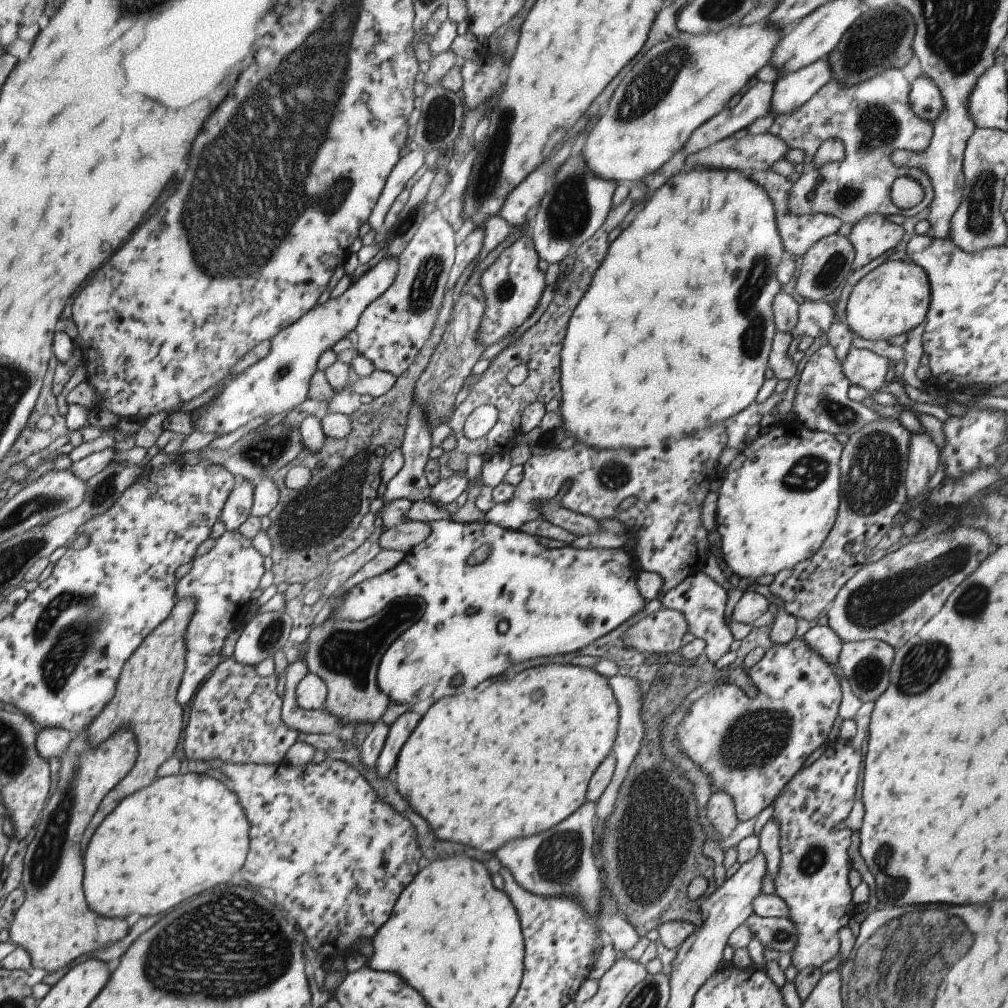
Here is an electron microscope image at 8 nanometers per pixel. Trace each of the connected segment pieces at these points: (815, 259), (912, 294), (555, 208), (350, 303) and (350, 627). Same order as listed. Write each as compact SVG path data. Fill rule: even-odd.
M836 233L822 238L822 240L813 244L806 254L803 254L802 266L798 269L798 280L796 280L797 293L802 298L806 298L806 301L827 302L828 296L836 288L844 286L848 276L855 271L852 268L855 258L856 252L854 252L854 246L850 244L849 237Z
M886 259L854 286L848 296L844 322L861 338L887 341L924 323L929 302L930 284L926 270L912 261Z
M580 151L570 154L570 158L558 168L550 188L542 196L539 208L532 216L529 235L540 258L552 262L560 262L566 256L574 254L586 240L594 236L594 232L604 224L612 204L612 196L618 184L612 180L598 178L584 164Z
M384 257L352 283L342 295L310 308L294 324L283 328L276 337L272 337L271 348L265 358L234 375L230 383L222 386L219 396L190 413L194 430L222 436L238 430L256 417L266 416L269 420L284 411L290 412L304 402L308 398L310 380L317 371L316 364L320 356L340 340L353 337L360 317L368 305L392 286L400 266L398 257Z
M409 597L386 605L380 612L361 621L332 620L330 616L321 624L310 628L307 651L303 661L310 673L319 676L327 686L327 699L322 708L336 716L342 725L375 724L384 716L391 704L388 694L378 688L377 672L383 654L402 634L422 618L425 611L422 597Z

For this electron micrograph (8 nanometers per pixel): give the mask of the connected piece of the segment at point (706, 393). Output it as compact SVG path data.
M694 168L670 178L666 186L662 186L640 208L630 226L613 236L602 264L596 270L586 294L582 296L582 300L572 313L572 318L568 321L560 351L562 400L558 411L564 422L564 430L574 436L577 442L588 444L596 450L616 450L616 448L638 450L656 447L662 443L662 432L666 422L672 418L672 414L676 414L682 408L688 418L688 434L692 429L702 430L706 426L724 424L728 418L748 408L750 403L755 402L758 390L765 381L764 372L777 331L772 314L772 302L782 292L782 282L776 278L776 270L786 254L778 232L776 206L770 194L762 188L762 184L754 182L750 175L738 170Z

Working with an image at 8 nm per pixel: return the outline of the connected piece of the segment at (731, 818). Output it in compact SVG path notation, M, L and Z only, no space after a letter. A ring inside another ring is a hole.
M713 792L711 794L706 814L710 818L712 828L723 837L731 835L739 823L734 800L726 792Z

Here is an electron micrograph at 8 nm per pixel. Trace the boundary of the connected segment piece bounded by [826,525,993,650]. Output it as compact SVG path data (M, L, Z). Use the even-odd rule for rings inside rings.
M956 526L949 528L921 542L898 542L896 550L885 555L877 562L867 562L856 573L849 577L841 586L831 606L826 610L828 626L842 641L862 641L863 639L878 639L890 644L896 650L902 648L918 630L942 610L950 594L964 582L978 565L991 554L993 550L990 536L984 530Z

